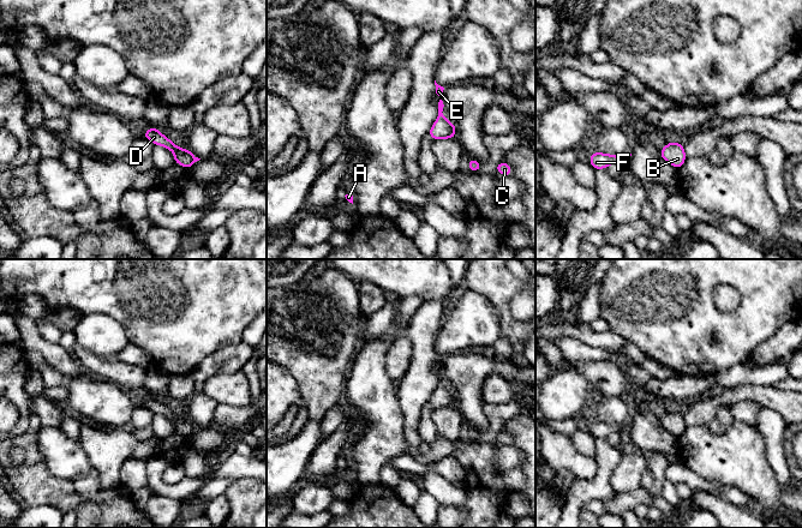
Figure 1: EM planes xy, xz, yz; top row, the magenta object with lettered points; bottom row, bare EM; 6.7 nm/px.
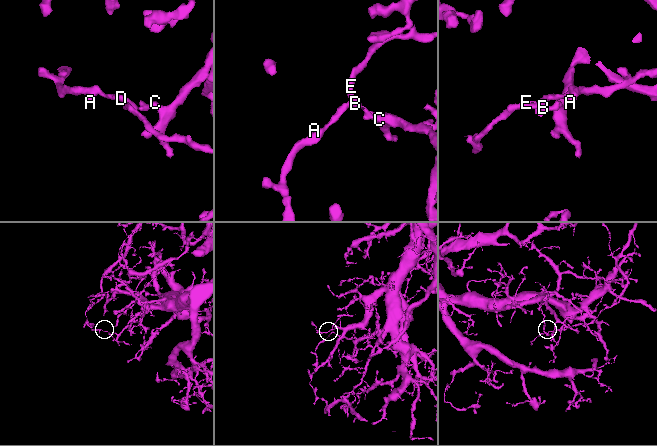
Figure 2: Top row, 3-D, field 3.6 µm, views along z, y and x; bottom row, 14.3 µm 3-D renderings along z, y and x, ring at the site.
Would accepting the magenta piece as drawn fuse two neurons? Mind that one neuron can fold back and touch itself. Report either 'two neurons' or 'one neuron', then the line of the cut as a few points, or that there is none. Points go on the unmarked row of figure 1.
two neurons | xy (192, 424), (195, 430)

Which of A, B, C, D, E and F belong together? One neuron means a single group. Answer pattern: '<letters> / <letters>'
A B D E F / C

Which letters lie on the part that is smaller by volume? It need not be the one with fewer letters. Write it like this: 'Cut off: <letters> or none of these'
Cut off: A, B, D, E, F

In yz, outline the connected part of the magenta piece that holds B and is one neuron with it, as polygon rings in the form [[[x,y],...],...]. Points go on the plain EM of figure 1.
[[[669,410],[663,418],[659,419],[659,424],[677,439],[687,428],[684,416],[678,410]]]

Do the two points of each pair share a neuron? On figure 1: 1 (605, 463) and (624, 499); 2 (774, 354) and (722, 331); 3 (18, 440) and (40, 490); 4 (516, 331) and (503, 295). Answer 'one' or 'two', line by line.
1: two
2: two
3: one
4: one

